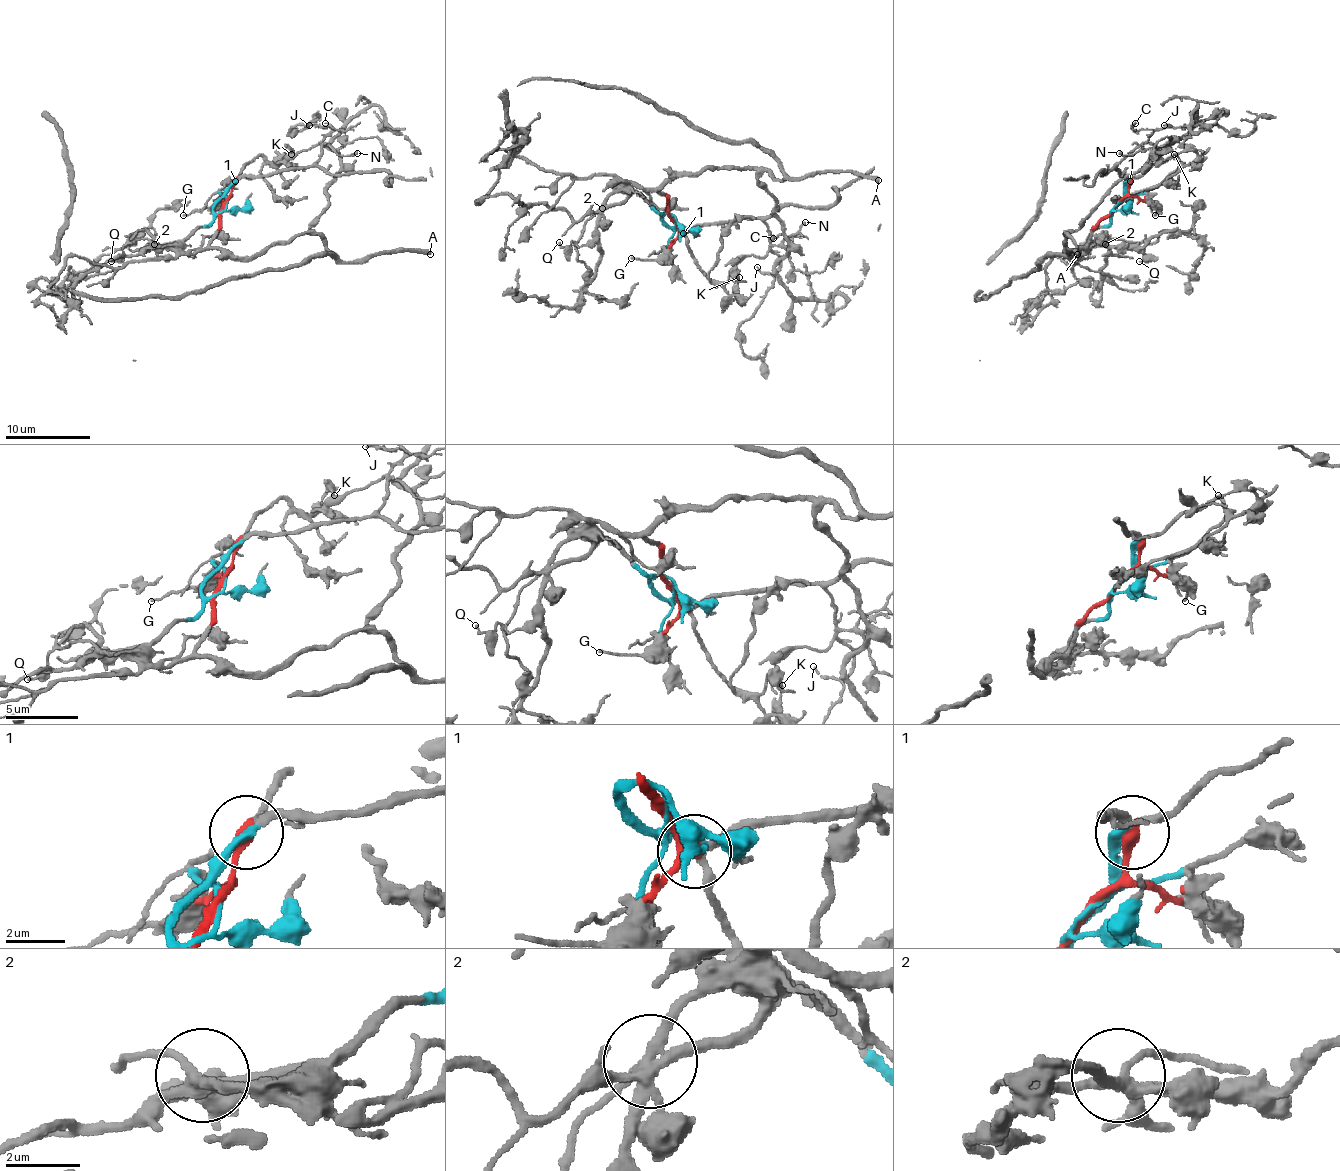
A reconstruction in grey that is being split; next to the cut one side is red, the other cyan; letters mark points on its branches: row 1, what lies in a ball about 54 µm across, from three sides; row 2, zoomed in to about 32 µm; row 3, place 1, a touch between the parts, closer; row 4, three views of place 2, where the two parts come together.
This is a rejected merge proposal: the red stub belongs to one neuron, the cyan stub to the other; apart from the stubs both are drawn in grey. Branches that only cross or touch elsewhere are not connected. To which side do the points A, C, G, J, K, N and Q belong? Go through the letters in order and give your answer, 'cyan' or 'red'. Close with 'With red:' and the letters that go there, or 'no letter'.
A: red
C: cyan
G: red
J: cyan
K: red
N: cyan
Q: cyan
With red: A, G, K

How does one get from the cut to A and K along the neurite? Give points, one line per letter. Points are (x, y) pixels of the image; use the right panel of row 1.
A: (1116, 205), (1074, 256), (1065, 252), (1065, 233), (1076, 246), (1074, 263), (1069, 252), (1071, 250), (1078, 254)
K: (1116, 205), (1133, 178), (1144, 175), (1155, 165), (1174, 156), (1189, 165), (1197, 156), (1191, 150), (1174, 154)

